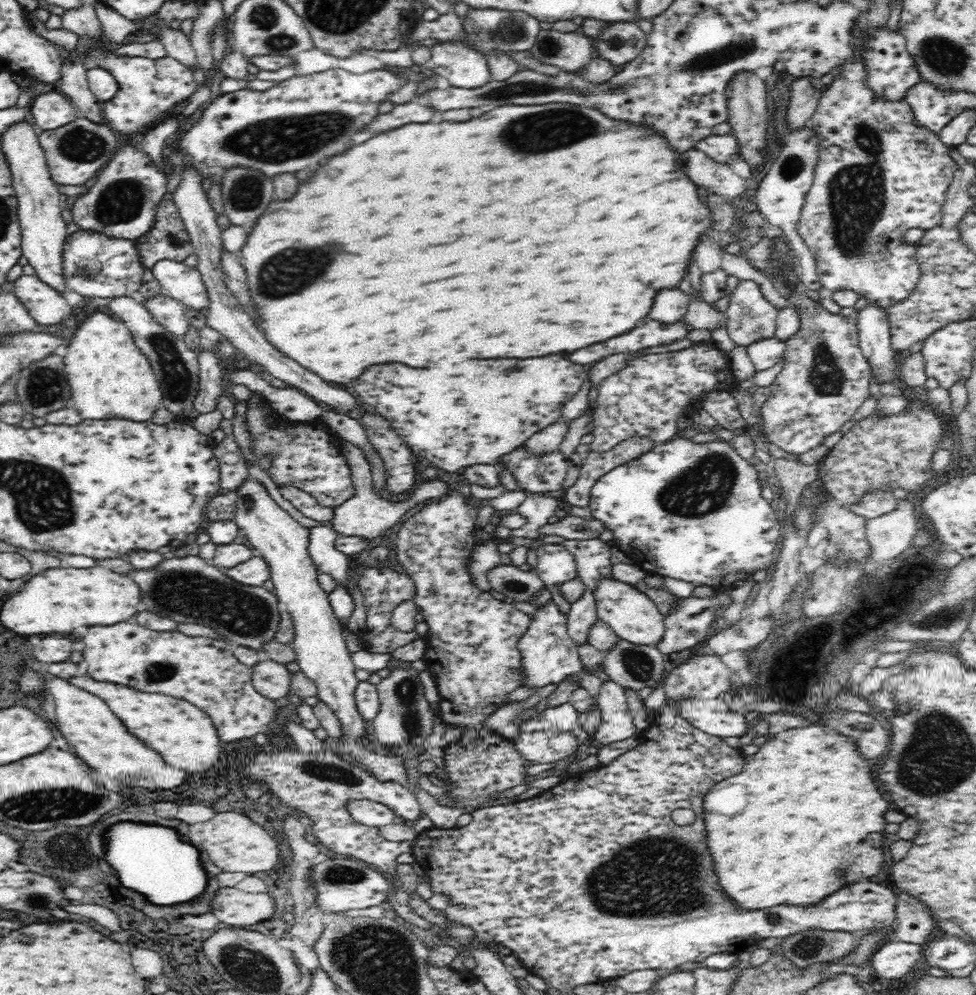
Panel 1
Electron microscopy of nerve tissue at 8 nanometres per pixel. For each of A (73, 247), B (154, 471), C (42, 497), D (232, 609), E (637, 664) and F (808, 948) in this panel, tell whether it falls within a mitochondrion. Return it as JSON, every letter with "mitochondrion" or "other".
{"A":"other","B":"other","C":"mitochondrion","D":"mitochondrion","E":"mitochondrion","F":"mitochondrion"}

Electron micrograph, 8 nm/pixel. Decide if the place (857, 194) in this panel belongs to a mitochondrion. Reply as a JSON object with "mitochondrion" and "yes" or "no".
{"mitochondrion":"yes"}

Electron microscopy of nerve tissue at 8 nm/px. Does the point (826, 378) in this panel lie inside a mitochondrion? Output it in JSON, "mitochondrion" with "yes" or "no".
{"mitochondrion":"yes"}

